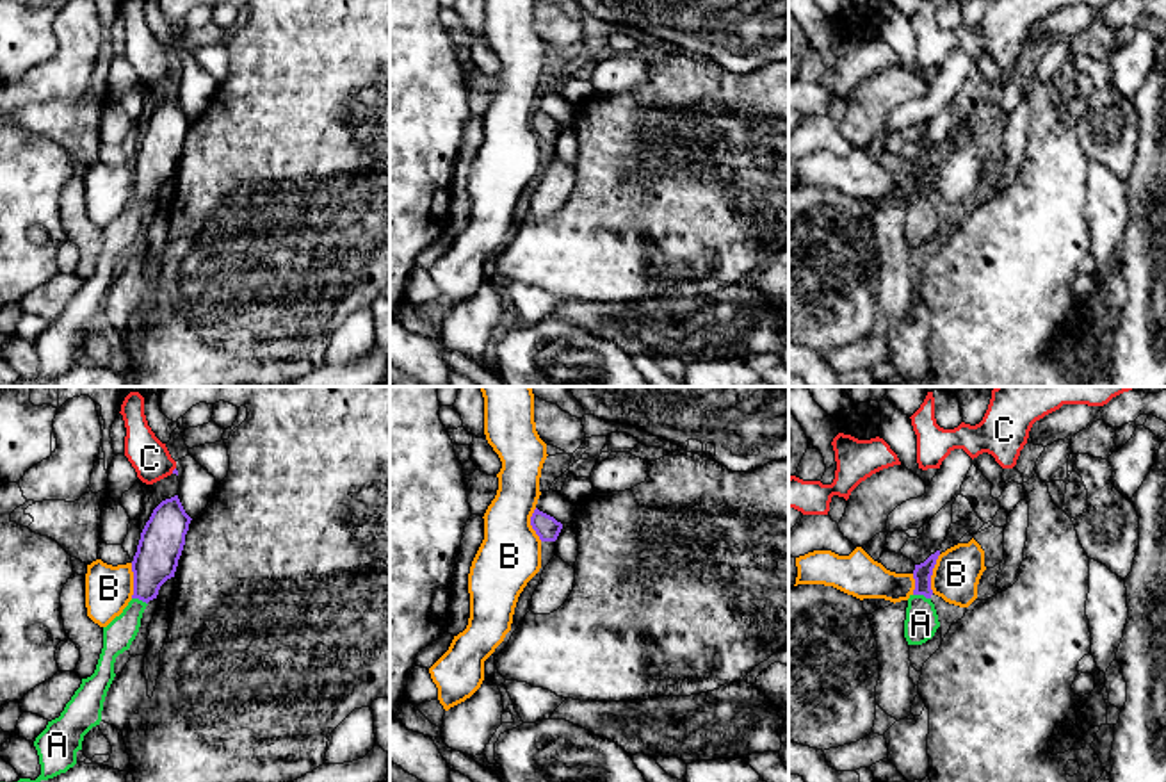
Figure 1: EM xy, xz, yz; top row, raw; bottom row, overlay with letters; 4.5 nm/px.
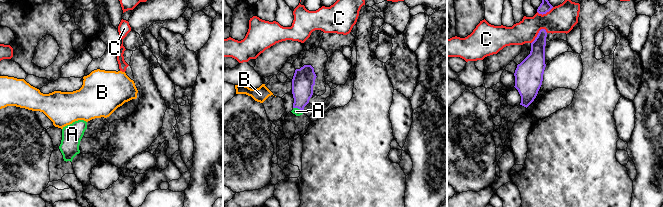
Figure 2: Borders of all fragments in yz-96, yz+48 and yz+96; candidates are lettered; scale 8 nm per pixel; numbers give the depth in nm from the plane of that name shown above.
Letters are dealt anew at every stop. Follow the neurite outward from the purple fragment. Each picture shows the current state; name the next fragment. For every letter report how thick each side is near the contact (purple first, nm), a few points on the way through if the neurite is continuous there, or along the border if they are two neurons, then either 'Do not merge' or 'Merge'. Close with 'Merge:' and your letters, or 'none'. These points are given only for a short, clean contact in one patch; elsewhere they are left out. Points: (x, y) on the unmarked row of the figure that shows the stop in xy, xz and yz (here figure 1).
A: Thickness 90 nm (purple) against 150 nm. Path across: yz (923, 173), (923, 195), (921, 225). Merge
B: Thickness 90 nm (purple) against 220 nm. Boundary: yz (940, 155), (931, 177), (931, 193). Do not merge
C: Thickness 20 nm (purple) against 170 nm. Boundary: xy (175, 68), (171, 73). Do not merge
Merge: A

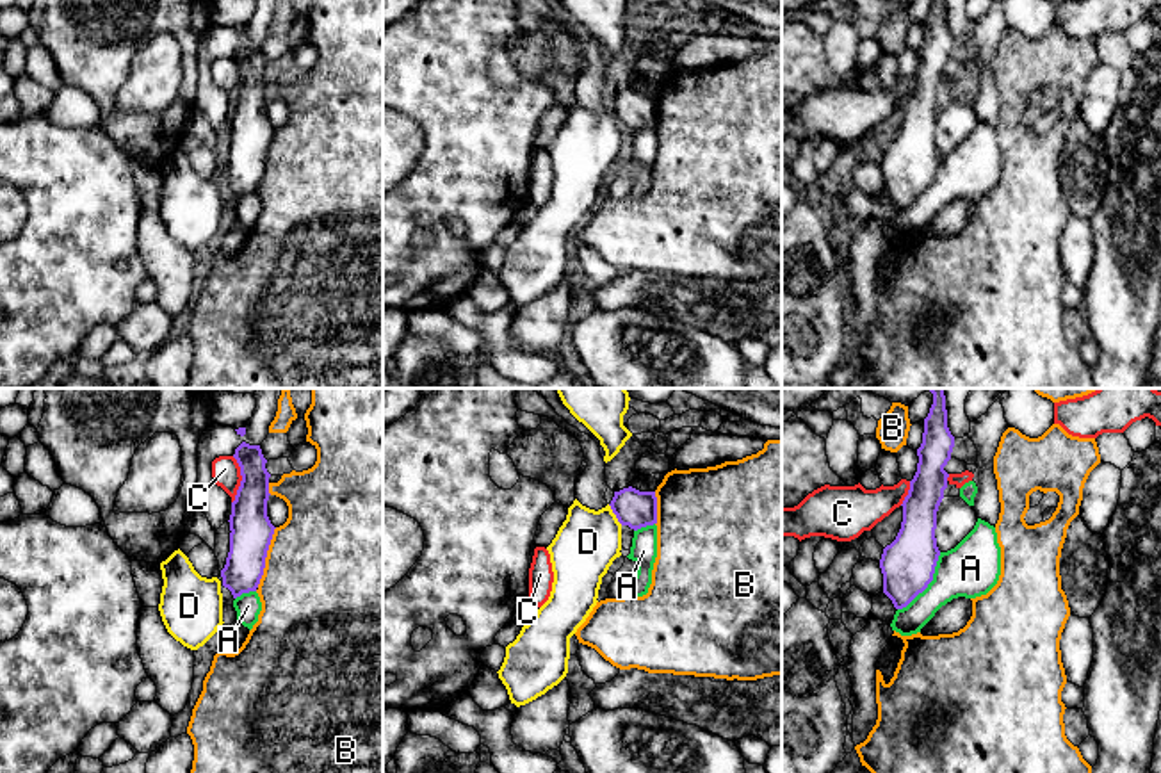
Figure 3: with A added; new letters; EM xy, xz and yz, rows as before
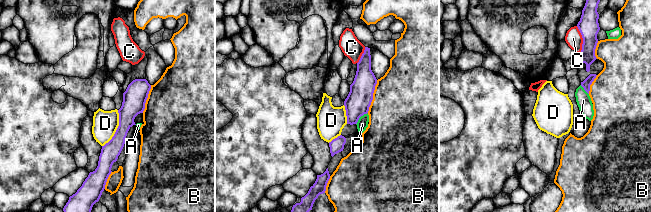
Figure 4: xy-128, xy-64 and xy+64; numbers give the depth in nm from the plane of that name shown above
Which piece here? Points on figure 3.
A: Thickness 240 nm (purple) against 240 nm. Do not merge
B: Thickness 190 nm (purple) against 500 nm. Do not merge
C: Thickness 190 nm (purple) against 130 nm. Boundary: xy (234, 57), (241, 86), (232, 104). Do not merge
D: Thickness 170 nm (purple) against 280 nm. Do not merge
Merge: none

